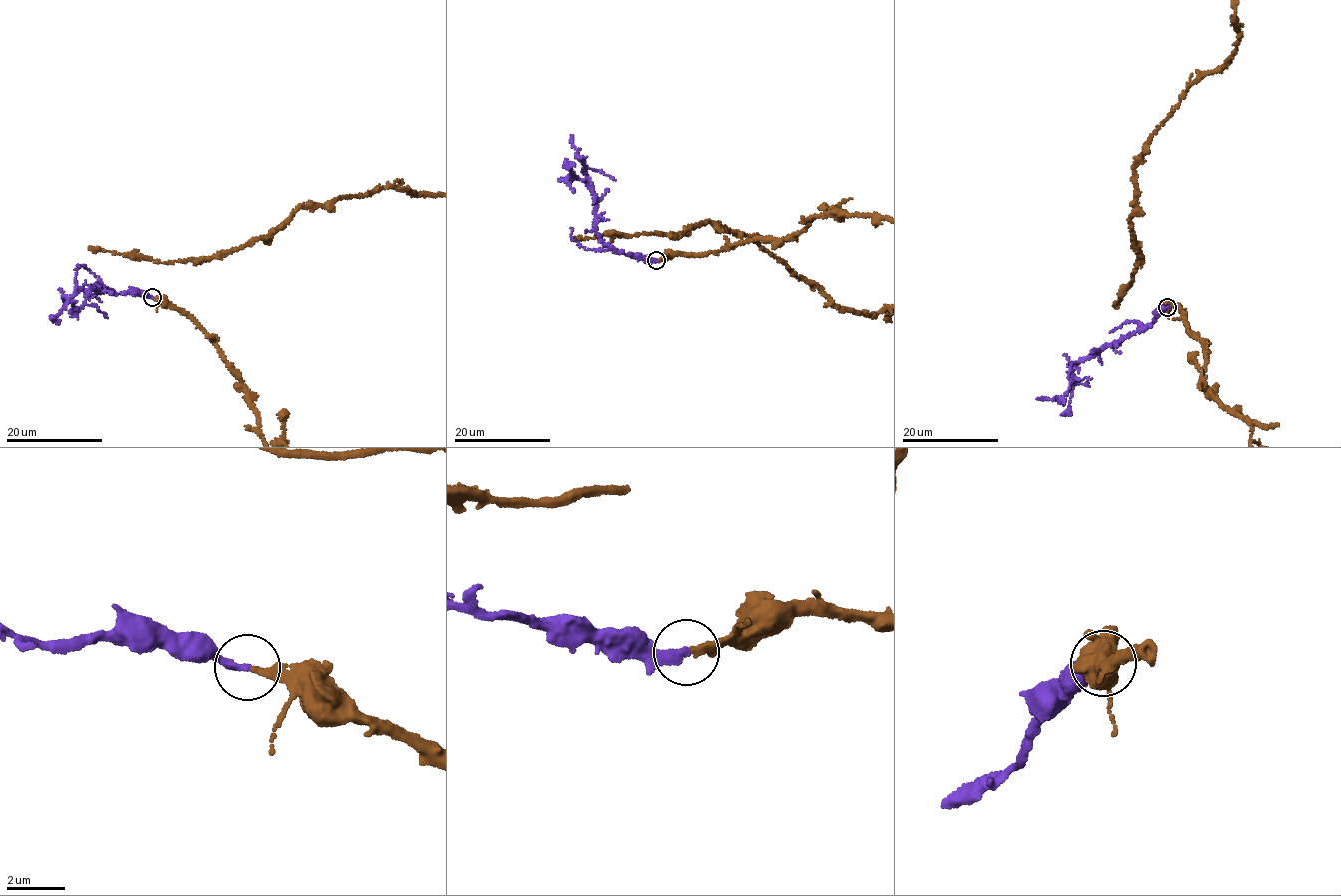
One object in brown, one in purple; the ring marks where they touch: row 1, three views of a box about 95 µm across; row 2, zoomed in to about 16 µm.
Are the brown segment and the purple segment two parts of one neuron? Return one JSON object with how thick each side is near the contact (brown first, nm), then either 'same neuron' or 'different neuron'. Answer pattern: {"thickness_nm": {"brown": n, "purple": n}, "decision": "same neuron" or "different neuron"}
{"thickness_nm": {"brown": 300, "purple": 320}, "decision": "same neuron"}

